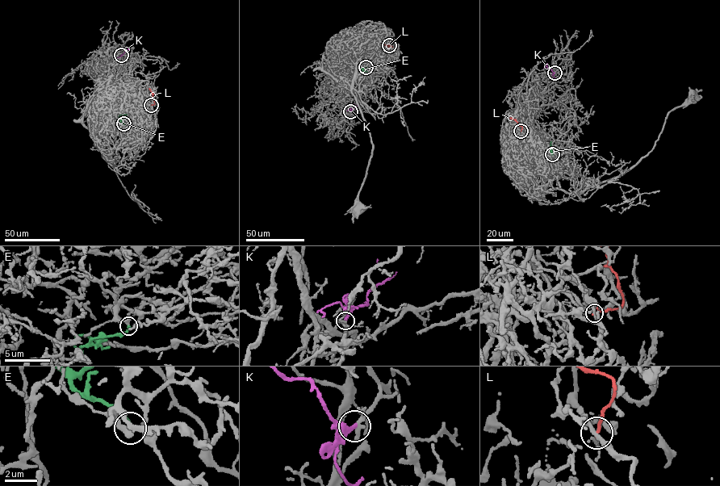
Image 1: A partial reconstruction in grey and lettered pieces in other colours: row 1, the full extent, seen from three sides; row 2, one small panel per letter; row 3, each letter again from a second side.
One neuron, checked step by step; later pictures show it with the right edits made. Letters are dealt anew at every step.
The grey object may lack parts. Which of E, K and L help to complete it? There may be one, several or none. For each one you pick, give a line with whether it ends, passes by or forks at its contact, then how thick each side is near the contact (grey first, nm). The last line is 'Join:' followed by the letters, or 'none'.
E: it ends; calibres 280 and 220 nm
K: it ends; calibres 280 and 280 nm
Join: E, K

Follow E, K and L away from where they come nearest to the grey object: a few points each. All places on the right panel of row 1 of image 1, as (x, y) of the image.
E: (552, 154), (551, 141)
K: (554, 73), (546, 66), (544, 68)
L: (521, 131), (521, 127), (510, 117)

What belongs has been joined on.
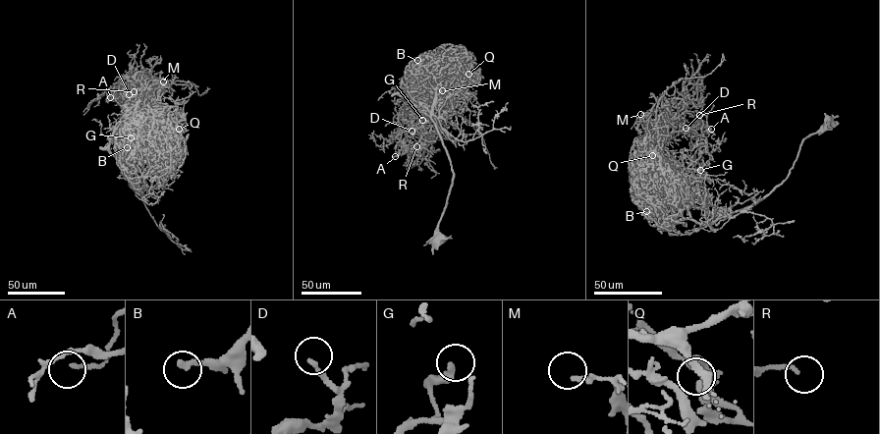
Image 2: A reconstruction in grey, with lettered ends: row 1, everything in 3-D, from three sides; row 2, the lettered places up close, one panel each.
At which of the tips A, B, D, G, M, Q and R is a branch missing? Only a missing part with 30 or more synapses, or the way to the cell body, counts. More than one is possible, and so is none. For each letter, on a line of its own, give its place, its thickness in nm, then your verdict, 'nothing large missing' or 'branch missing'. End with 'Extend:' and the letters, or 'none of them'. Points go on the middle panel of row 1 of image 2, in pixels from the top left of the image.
A: (395, 156) | 140 nm | nothing large missing
B: (417, 60) | 200 nm | nothing large missing
D: (412, 131) | 180 nm | nothing large missing
G: (422, 120) | 380 nm | nothing large missing
M: (442, 90) | 150 nm | nothing large missing
Q: (468, 74) | 360 nm | nothing large missing
R: (416, 146) | 150 nm | nothing large missing
Extend: none of them

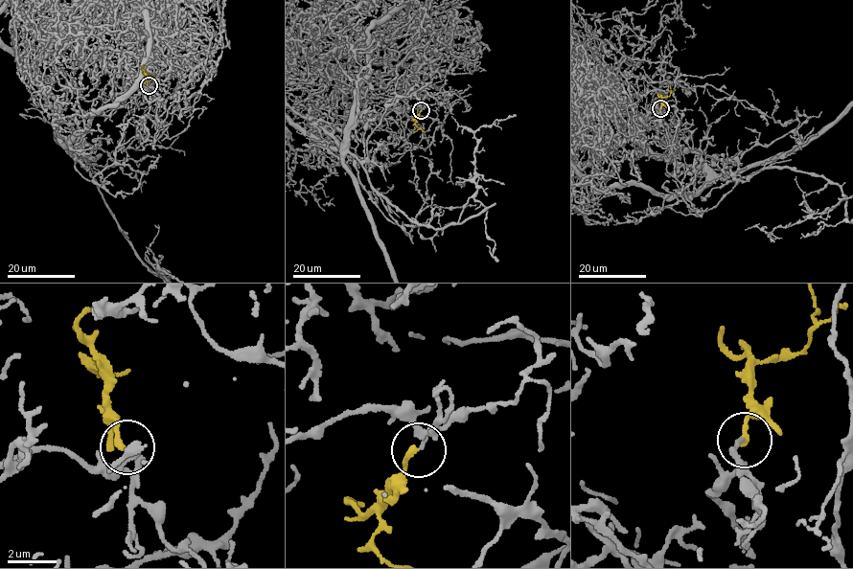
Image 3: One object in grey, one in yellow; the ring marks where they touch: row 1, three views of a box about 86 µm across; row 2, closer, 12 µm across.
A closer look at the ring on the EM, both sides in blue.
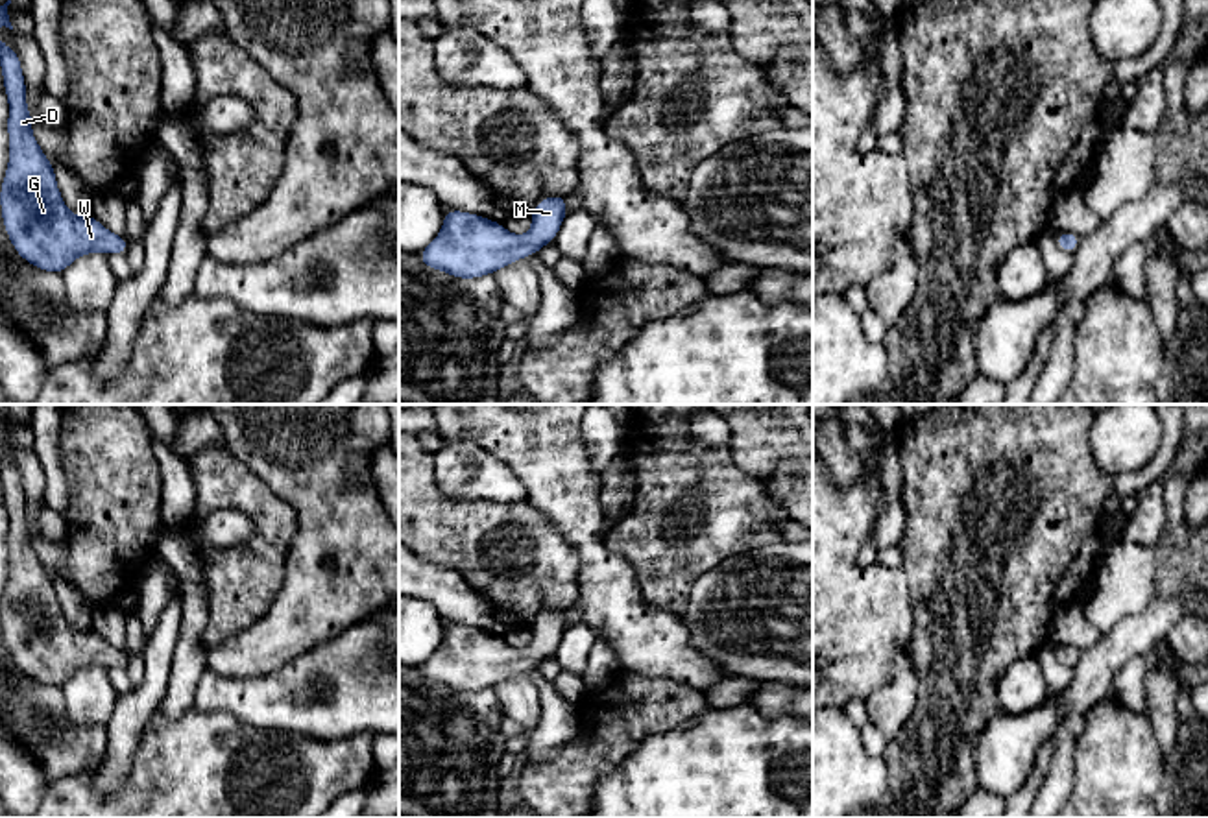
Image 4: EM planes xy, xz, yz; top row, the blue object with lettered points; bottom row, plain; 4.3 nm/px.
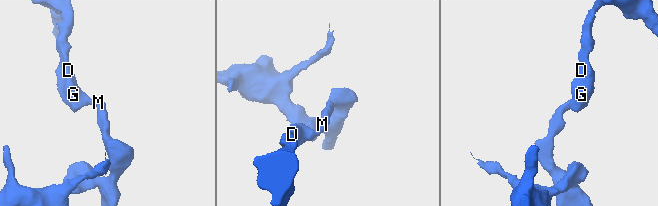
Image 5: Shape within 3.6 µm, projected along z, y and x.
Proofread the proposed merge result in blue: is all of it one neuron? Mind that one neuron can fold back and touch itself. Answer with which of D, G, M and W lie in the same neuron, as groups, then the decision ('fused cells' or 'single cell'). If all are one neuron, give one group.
groups D G M W; single cell

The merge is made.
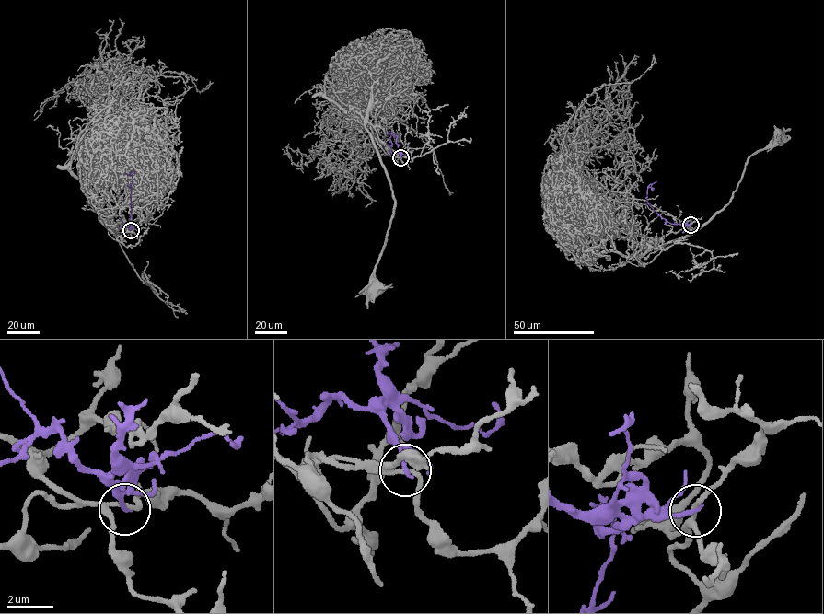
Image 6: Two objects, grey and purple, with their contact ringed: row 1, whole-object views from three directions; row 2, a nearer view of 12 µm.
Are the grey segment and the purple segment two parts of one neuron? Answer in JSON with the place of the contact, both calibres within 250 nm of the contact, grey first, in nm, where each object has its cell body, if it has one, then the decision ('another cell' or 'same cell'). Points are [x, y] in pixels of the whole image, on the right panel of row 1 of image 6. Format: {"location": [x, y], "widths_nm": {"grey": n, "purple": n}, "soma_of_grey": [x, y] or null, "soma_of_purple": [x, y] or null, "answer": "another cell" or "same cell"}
{"location": [690, 225], "widths_nm": {"grey": 170, "purple": 200}, "soma_of_grey": [779, 136], "soma_of_purple": null, "answer": "same cell"}

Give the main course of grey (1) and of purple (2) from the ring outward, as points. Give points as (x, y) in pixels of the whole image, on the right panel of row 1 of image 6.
1: (690, 225), (668, 233), (654, 247), (694, 233), (729, 202), (747, 159), (779, 135)
2: (690, 225), (670, 224), (659, 215), (646, 201), (650, 184), (654, 190)

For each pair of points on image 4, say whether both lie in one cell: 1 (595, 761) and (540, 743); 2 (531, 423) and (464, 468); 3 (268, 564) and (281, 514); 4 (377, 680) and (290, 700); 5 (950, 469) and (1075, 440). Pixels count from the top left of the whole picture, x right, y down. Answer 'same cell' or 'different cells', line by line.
1: different cells
2: different cells
3: same cell
4: same cell
5: same cell

